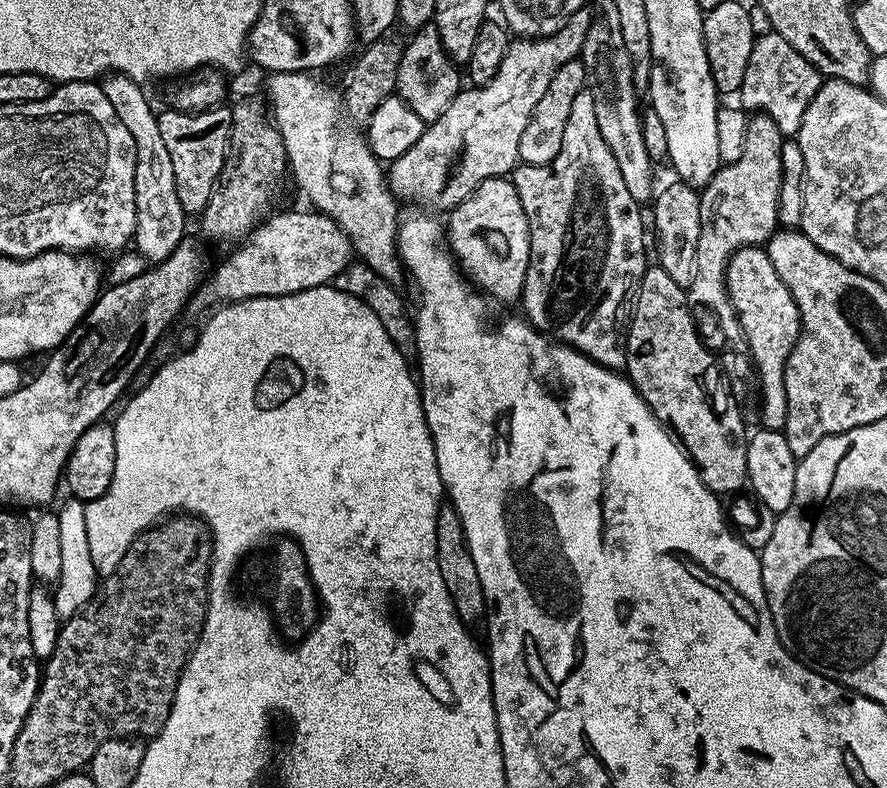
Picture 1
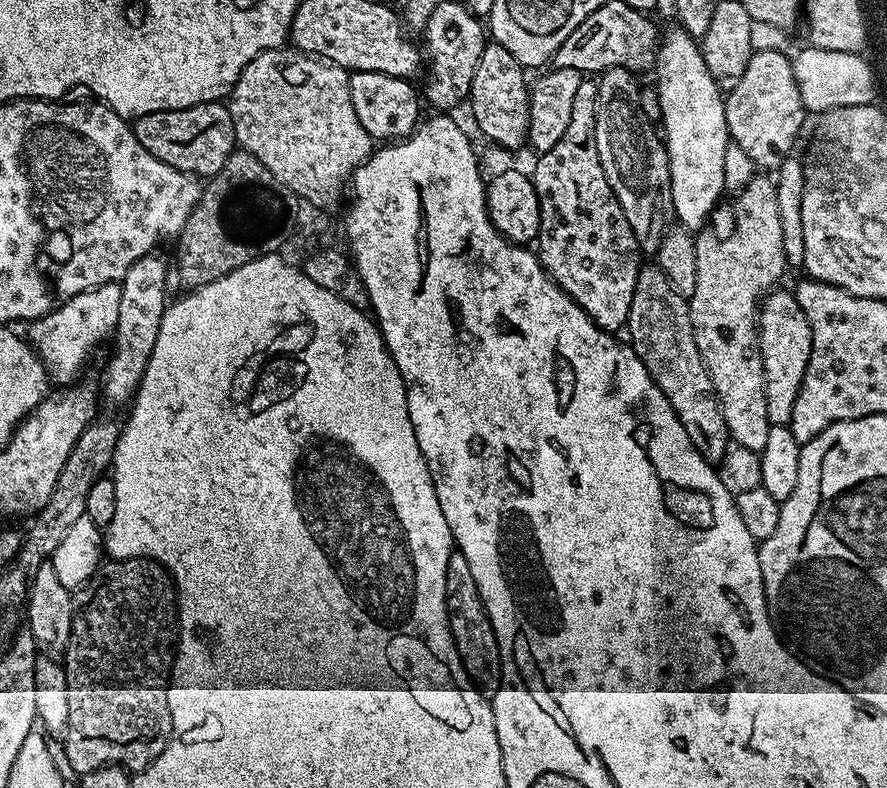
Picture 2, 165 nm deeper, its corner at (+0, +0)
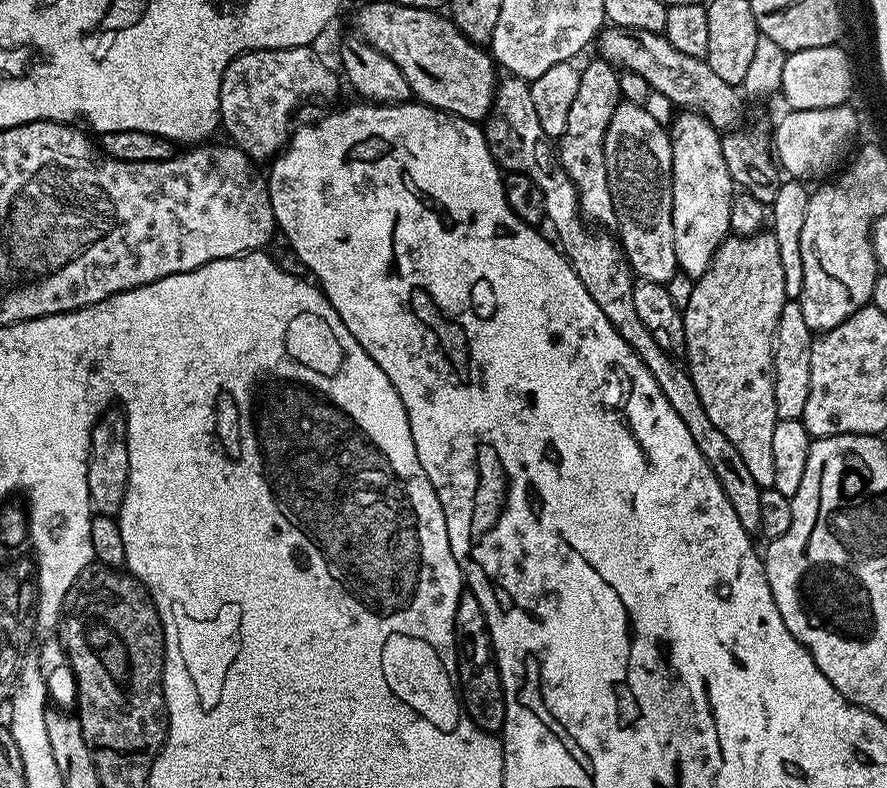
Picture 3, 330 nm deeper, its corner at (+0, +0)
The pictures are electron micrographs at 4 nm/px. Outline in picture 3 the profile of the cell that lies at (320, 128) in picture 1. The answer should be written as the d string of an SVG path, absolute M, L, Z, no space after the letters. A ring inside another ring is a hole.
M311 47L283 48L282 50L258 50L243 52L226 66L220 87L220 123L223 131L228 131L227 139L233 145L252 157L253 161L267 161L275 157L290 139L288 123L299 104L312 100L315 96L332 96L336 92L336 76L312 53Z

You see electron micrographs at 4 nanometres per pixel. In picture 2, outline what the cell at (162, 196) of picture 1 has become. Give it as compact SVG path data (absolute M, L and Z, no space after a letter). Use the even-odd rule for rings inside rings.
M149 254L138 258L138 262L134 262L130 266L130 270L126 270L124 279L119 281L122 290L122 300L119 303L119 313L116 328L114 331L114 341L116 345L112 348L112 361L108 364L108 373L104 376L104 392L102 388L102 396L109 400L112 404L127 405L129 401L135 397L137 389L144 377L146 366L152 357L154 350L154 342L158 342L158 334L162 326L162 318L166 315L166 304L164 308L164 299L168 296L168 276L170 280L170 264L163 260L157 254Z

